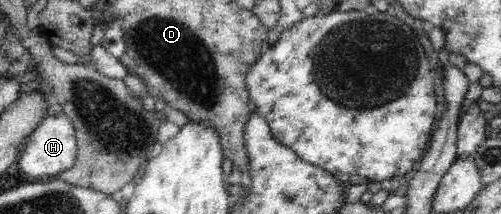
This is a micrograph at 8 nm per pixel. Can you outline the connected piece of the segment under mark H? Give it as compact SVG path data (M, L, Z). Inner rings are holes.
M60 103L49 104L42 124L29 134L22 146L24 152L16 161L16 168L28 176L52 176L68 170L76 162L77 138L70 117L62 110Z

